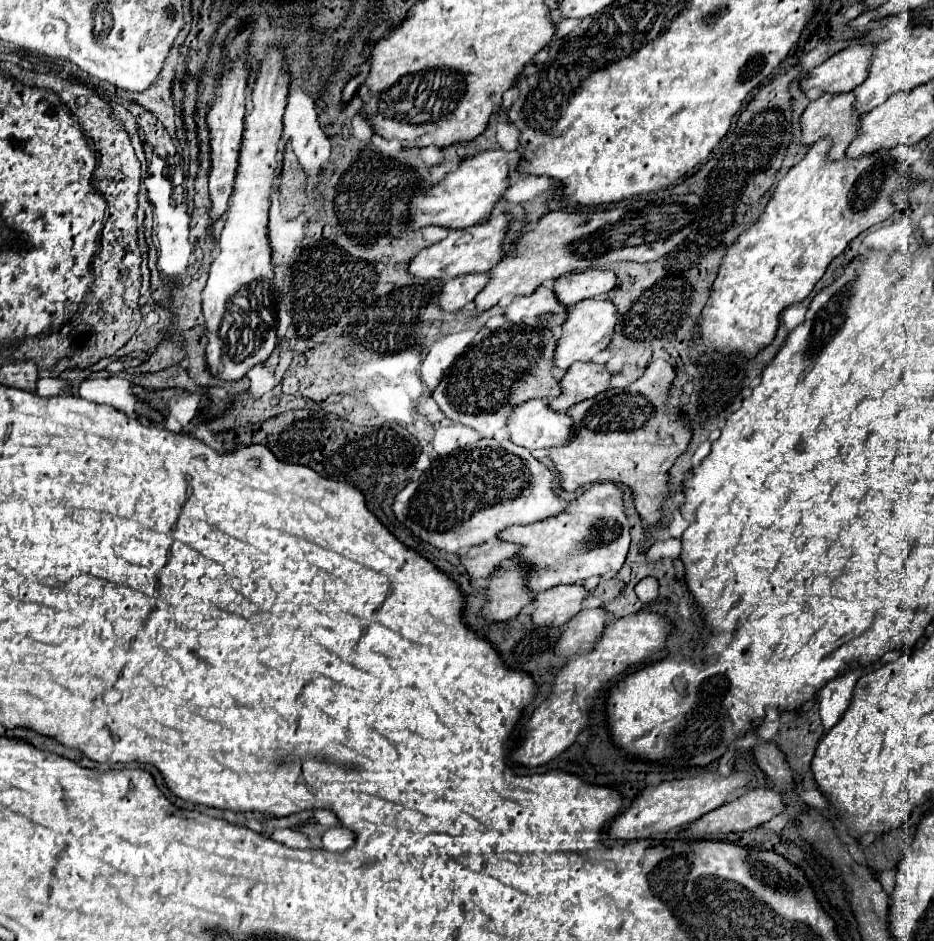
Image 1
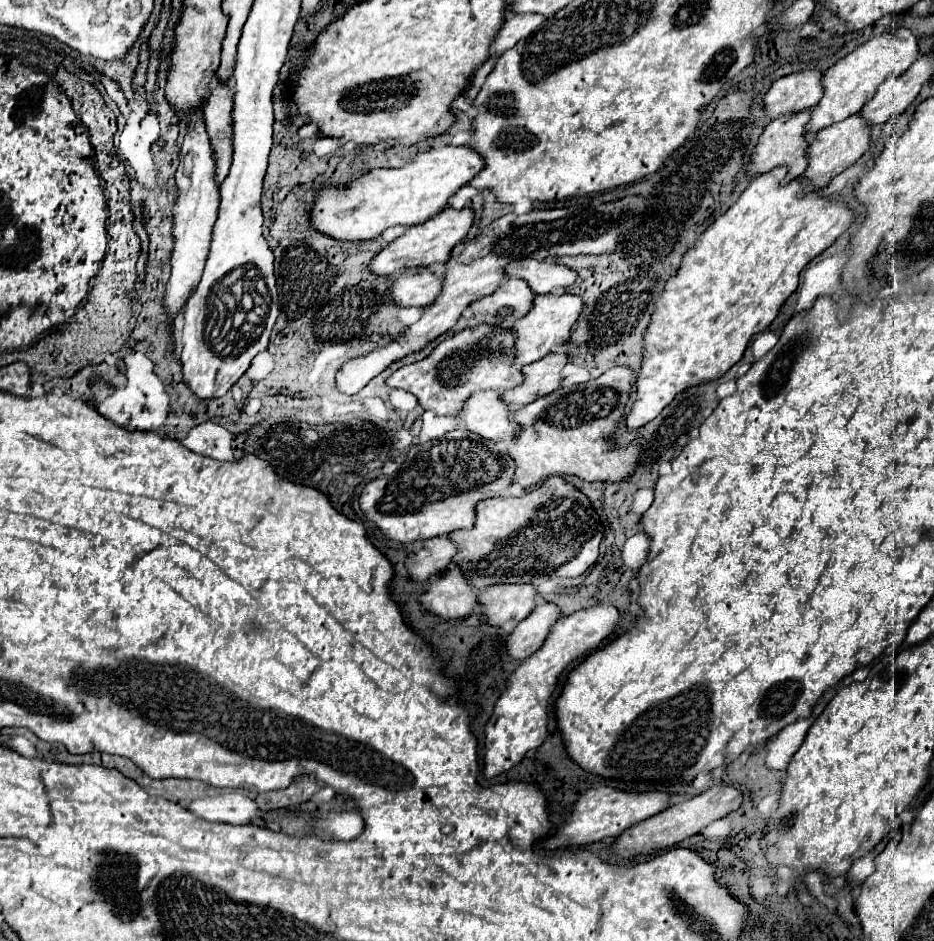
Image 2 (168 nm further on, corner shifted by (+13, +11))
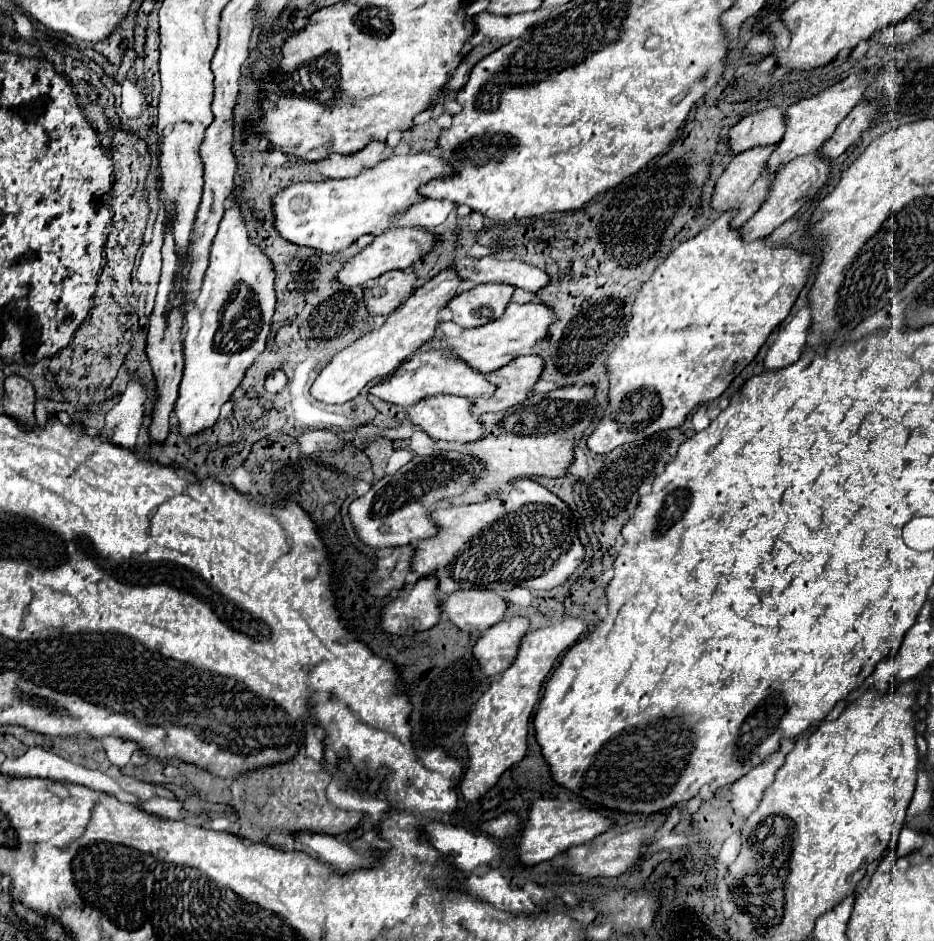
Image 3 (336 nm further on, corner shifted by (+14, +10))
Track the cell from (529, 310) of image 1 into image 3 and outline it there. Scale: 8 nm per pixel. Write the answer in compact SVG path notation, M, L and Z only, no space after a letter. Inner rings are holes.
M480 284L454 296L446 308L452 310L454 324L462 328L476 328L496 320L496 316L502 316L512 294L514 288L506 284Z

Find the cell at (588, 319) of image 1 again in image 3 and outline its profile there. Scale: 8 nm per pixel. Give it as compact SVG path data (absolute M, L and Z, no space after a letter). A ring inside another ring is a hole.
M512 302L512 304L508 304L506 312L500 318L496 318L484 326L478 326L478 328L462 330L454 338L442 338L438 346L448 350L452 358L458 358L458 360L466 362L470 368L474 368L482 374L488 374L488 372L508 364L508 360L512 360L520 354L528 354L532 350L532 346L538 344L546 336L548 326L552 324L552 318L554 318L554 312L540 302L528 302L528 304Z

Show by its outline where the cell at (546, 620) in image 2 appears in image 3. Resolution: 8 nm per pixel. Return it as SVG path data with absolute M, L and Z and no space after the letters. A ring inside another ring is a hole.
M510 618L490 626L474 644L472 652L486 678L494 678L516 658L516 644L528 630L526 618Z

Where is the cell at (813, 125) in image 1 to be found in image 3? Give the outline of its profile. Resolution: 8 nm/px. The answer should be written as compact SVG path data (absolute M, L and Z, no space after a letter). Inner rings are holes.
M768 146L768 148L754 148L748 152L738 154L722 172L722 176L716 180L714 186L714 194L710 200L710 208L714 212L728 212L728 210L736 210L734 218L730 220L732 228L740 228L754 212L756 208L760 208L760 204L764 202L764 196L768 194L770 182L772 178L768 176L766 168L764 168L764 160L768 160L768 156L772 154L772 148L776 146Z

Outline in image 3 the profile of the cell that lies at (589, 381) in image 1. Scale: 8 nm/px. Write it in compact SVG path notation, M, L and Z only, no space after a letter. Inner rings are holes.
M518 356L506 366L486 374L486 378L496 386L490 398L478 398L472 404L472 414L480 416L484 412L500 412L504 408L522 404L534 382L540 378L544 362L538 356Z

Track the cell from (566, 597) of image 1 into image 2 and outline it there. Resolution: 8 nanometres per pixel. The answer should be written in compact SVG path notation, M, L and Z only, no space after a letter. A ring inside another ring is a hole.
M497 585L489 587L479 595L483 613L487 621L495 627L501 627L509 621L523 621L535 609L537 587L535 585Z

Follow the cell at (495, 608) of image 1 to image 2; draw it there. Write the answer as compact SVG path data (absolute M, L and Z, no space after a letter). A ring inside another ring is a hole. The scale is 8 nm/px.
M449 565L439 581L433 581L431 587L421 595L423 609L437 613L445 619L457 619L471 615L479 601L477 593L473 591L469 577L457 565Z

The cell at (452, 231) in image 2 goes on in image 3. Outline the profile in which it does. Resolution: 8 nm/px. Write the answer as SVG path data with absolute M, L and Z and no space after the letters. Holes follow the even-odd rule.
M406 226L406 228L390 228L390 230L384 230L380 236L376 236L372 240L372 244L368 244L362 252L358 252L354 258L350 258L344 268L338 270L338 274L334 276L336 282L342 282L346 286L360 286L372 278L378 278L380 274L384 272L390 272L390 270L404 270L404 268L410 268L416 260L420 260L430 248L434 246L434 236L428 234L426 230L422 228L412 228L412 226Z

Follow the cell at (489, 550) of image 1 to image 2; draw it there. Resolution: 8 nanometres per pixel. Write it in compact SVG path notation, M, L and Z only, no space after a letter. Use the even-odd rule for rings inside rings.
M433 537L425 541L423 547L407 559L407 569L417 581L429 579L431 575L439 577L445 571L445 567L453 561L457 551L459 545L449 537Z

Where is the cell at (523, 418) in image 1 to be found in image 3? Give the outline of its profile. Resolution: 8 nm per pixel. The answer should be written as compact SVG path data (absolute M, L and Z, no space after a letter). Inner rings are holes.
M428 396L422 398L420 402L412 404L406 408L408 420L412 424L416 424L418 428L422 428L432 440L446 440L446 442L472 442L480 438L480 432L484 432L484 428L480 428L480 420L476 416L470 414L470 400L464 400L460 396Z

